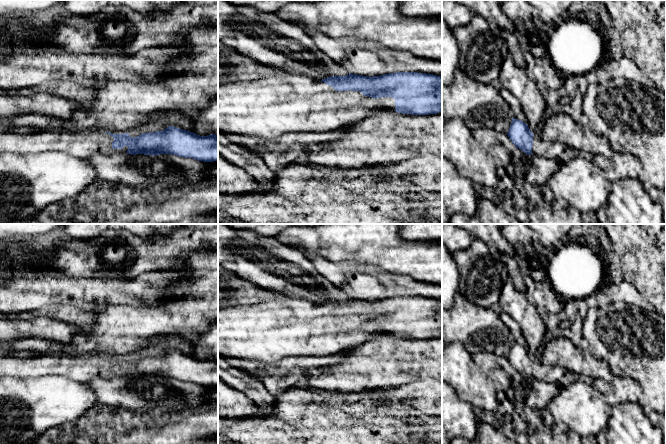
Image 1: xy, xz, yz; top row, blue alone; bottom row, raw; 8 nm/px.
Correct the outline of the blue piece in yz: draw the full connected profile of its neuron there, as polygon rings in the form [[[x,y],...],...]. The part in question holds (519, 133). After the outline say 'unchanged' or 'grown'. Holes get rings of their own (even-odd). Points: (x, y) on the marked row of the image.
[[[512,118],[507,135],[515,147],[527,155],[533,153],[557,161],[566,148],[561,142],[545,142],[540,137],[534,136],[527,124],[514,118]]]; grown

